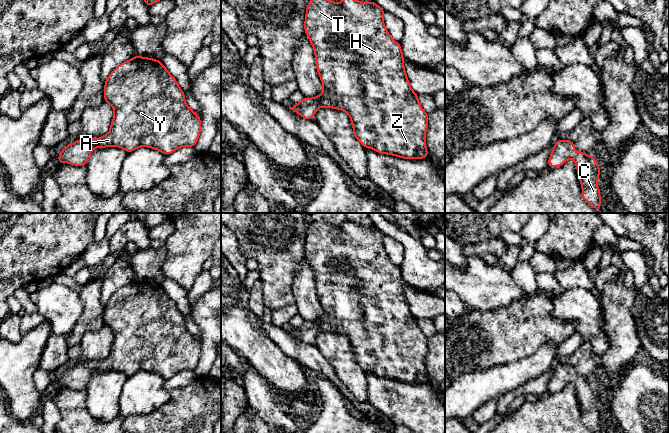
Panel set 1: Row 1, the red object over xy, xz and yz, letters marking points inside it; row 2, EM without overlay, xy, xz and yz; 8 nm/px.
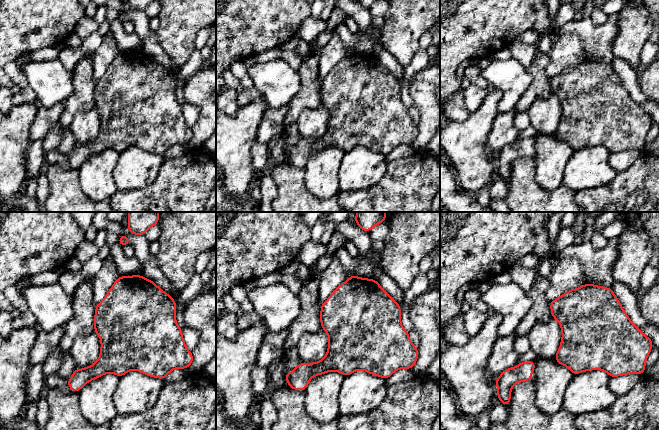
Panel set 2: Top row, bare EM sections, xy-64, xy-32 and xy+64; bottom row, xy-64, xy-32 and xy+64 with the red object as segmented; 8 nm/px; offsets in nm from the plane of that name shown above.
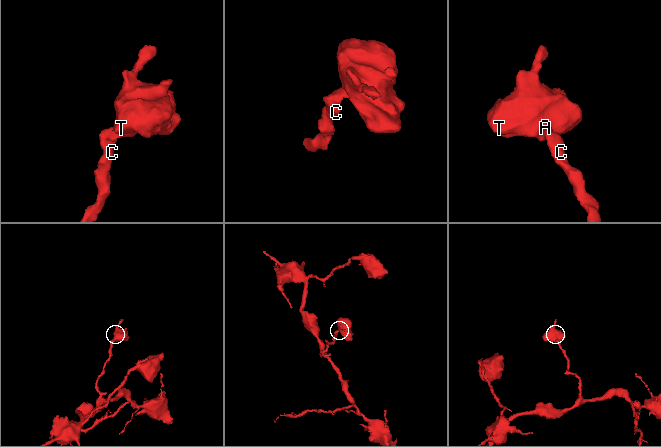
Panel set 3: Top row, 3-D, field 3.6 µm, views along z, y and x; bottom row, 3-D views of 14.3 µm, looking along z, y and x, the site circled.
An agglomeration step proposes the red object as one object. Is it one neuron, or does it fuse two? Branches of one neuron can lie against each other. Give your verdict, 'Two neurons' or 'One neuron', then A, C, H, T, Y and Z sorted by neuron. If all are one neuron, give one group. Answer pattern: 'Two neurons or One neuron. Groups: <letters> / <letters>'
One neuron. Groups: A C H T Y Z

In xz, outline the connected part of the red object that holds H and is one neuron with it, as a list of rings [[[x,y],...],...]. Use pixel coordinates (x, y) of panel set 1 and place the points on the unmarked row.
[[[347,220],[336,228],[326,222],[310,222],[304,252],[315,275],[315,287],[323,315],[317,321],[303,322],[289,333],[308,344],[316,338],[319,331],[345,335],[351,343],[355,362],[365,372],[403,383],[424,383],[429,381],[425,366],[428,338],[421,331],[418,319],[410,311],[400,267],[390,261],[383,245],[384,237],[385,234],[374,225],[362,227]]]

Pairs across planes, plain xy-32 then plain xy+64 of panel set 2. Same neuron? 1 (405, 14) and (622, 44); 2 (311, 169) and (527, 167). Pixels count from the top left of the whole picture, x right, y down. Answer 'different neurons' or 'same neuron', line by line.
1: same neuron
2: different neurons

